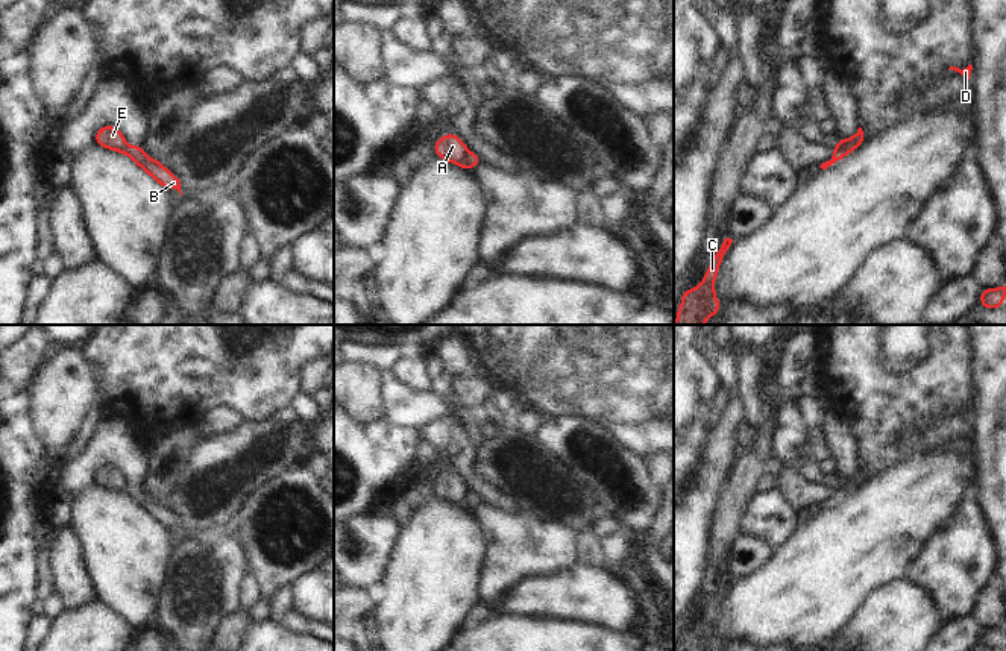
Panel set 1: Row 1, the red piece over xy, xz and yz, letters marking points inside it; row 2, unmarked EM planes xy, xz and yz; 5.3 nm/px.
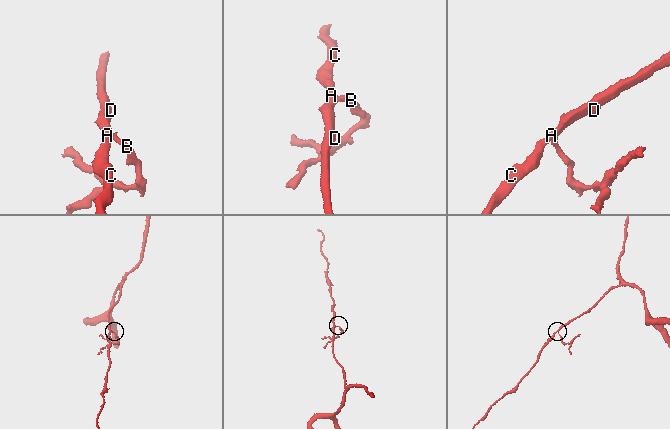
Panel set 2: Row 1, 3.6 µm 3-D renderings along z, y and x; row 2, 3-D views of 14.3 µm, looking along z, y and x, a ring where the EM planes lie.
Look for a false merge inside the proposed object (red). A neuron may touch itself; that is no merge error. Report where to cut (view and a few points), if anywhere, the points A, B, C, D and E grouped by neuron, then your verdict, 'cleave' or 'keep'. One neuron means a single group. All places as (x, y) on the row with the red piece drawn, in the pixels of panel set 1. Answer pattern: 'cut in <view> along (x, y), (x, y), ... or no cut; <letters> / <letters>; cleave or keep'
cut in xz along (468, 150), (465, 167); A C D E / B; cleave

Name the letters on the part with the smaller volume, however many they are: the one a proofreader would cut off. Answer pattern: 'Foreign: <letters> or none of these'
Foreign: B.

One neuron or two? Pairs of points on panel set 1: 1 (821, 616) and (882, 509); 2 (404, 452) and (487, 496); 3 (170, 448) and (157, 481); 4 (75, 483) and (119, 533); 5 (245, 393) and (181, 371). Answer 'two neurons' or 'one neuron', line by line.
1: one neuron
2: two neurons
3: one neuron
4: two neurons
5: one neuron

